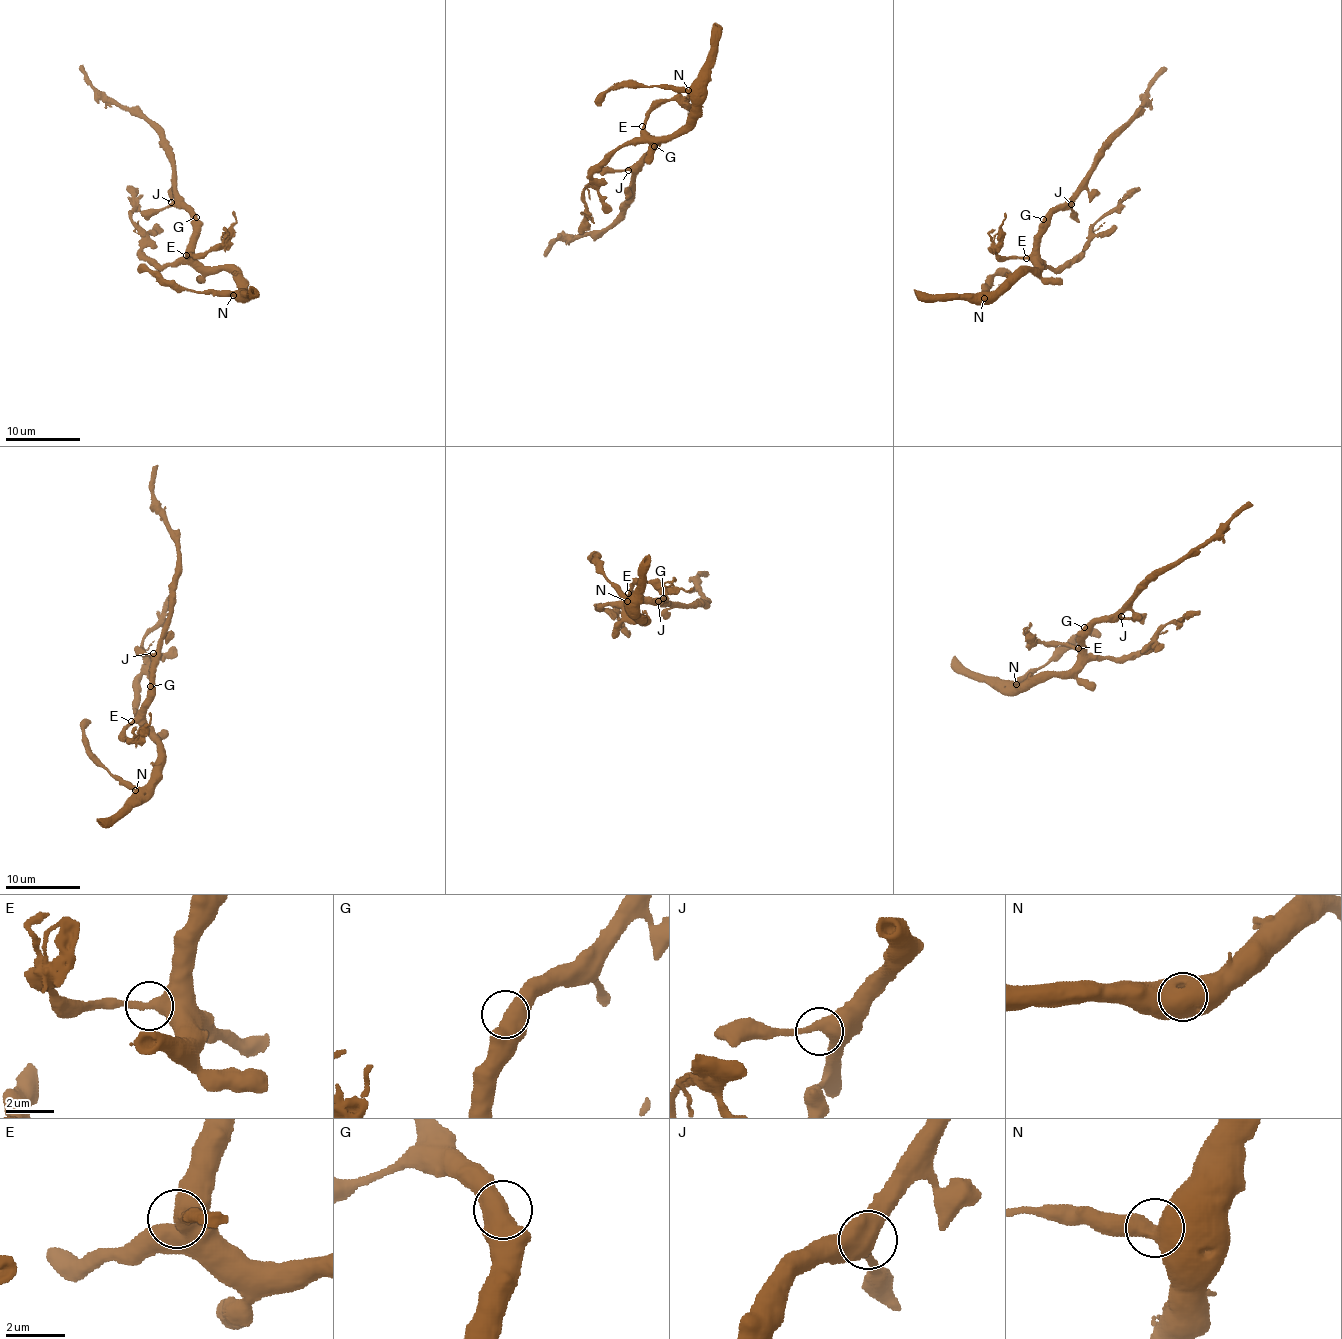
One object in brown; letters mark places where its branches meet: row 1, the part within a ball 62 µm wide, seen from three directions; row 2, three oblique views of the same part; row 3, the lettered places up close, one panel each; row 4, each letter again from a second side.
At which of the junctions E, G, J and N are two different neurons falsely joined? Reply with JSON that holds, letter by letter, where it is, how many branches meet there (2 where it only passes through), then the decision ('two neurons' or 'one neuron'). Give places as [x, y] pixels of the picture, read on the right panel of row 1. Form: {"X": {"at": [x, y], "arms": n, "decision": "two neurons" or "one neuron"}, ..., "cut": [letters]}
{"E": {"at": [1026, 258], "arms": 2, "decision": "one neuron"}, "G": {"at": [1043, 219], "arms": 2, "decision": "one neuron"}, "J": {"at": [1071, 204], "arms": 2, "decision": "one neuron"}, "N": {"at": [984, 298], "arms": 2, "decision": "one neuron"}, "cut": []}

